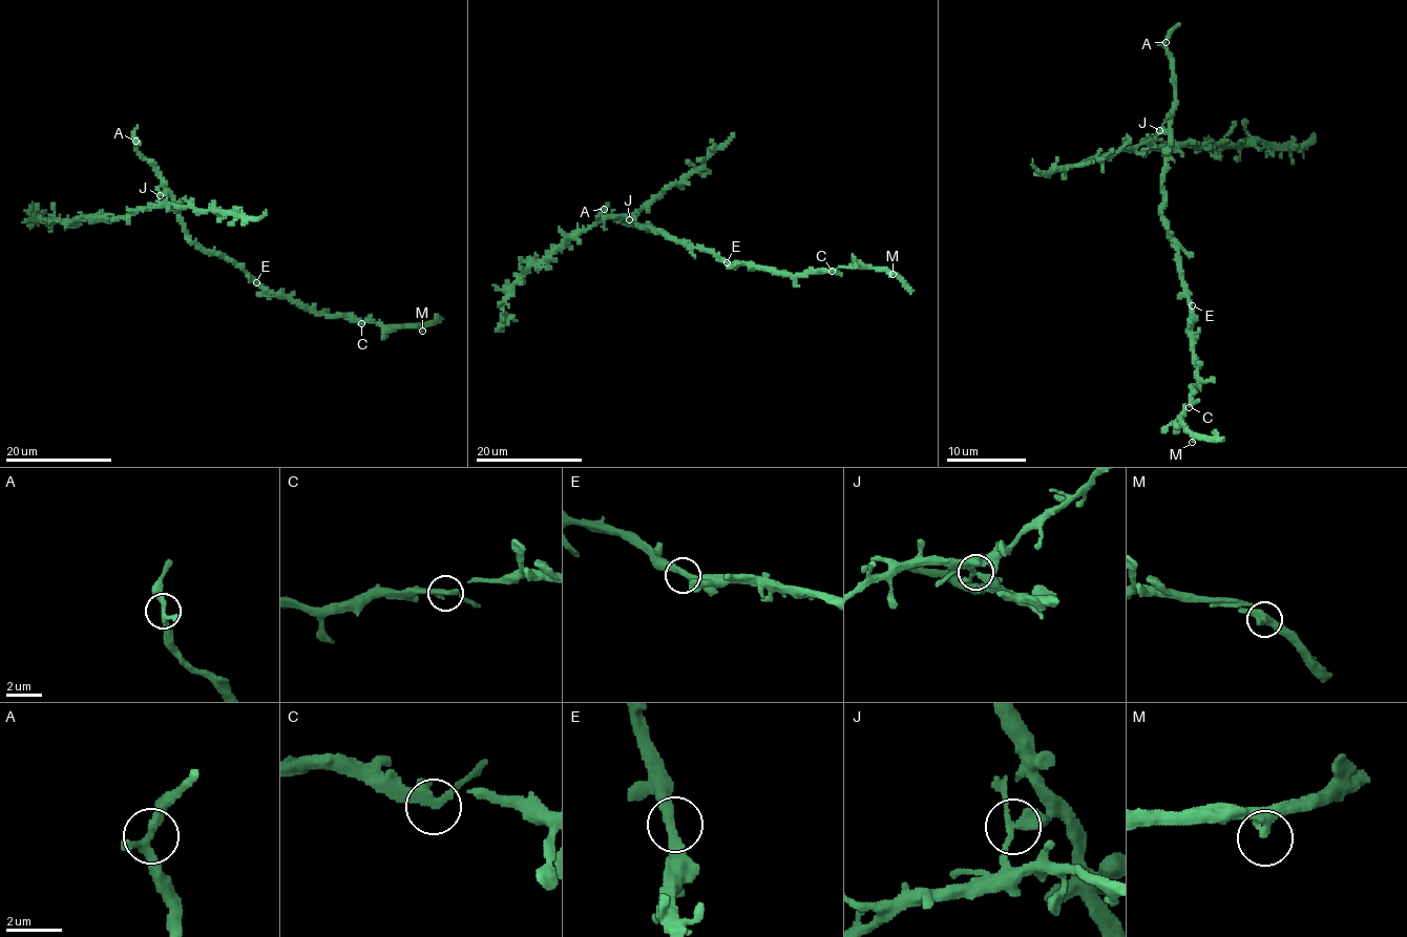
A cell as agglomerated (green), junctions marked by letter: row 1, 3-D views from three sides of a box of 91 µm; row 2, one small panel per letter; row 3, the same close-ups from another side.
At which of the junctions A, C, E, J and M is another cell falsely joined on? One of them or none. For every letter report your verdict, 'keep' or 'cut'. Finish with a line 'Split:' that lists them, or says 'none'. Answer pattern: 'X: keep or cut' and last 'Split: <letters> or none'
A: keep
C: keep
E: keep
J: cut
M: keep
Split: J

